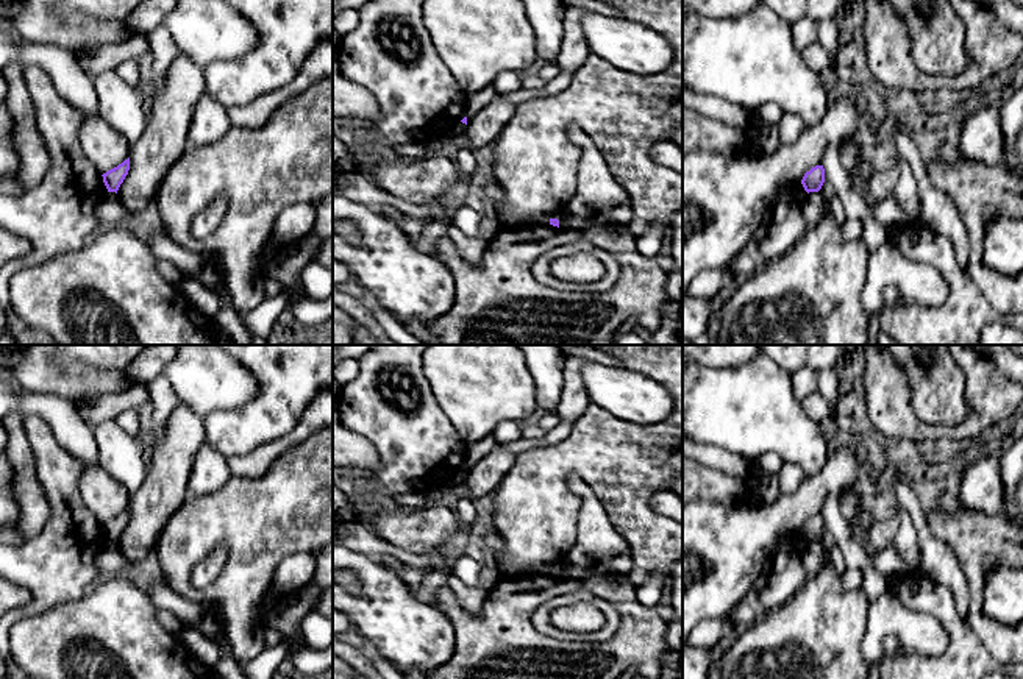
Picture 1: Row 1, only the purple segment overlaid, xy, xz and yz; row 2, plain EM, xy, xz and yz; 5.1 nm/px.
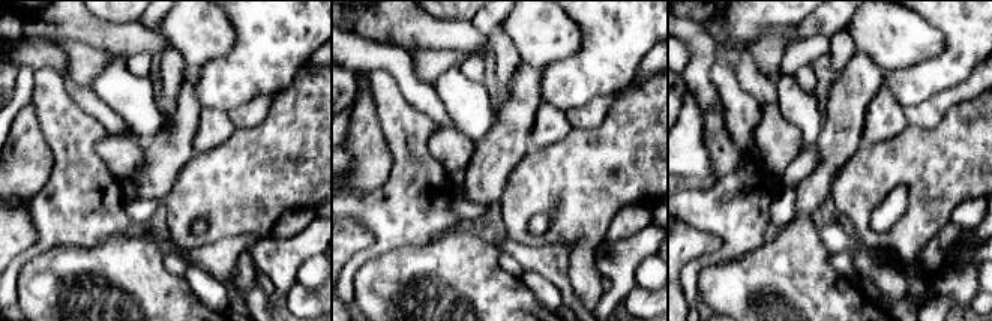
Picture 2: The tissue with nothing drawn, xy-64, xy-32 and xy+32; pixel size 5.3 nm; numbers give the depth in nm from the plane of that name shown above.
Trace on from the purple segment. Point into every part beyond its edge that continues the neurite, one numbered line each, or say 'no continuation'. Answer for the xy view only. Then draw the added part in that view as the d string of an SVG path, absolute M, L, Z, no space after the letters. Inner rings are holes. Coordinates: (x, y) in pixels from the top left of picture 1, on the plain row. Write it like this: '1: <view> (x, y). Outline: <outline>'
no continuation

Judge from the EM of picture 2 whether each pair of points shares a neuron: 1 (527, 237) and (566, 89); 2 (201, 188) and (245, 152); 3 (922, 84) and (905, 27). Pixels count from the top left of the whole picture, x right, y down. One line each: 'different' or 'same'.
1: different
2: same
3: different

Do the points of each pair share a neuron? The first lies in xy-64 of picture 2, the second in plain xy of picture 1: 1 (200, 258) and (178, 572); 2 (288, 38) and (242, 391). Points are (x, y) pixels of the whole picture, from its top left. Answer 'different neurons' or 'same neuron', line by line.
1: different neurons
2: different neurons

